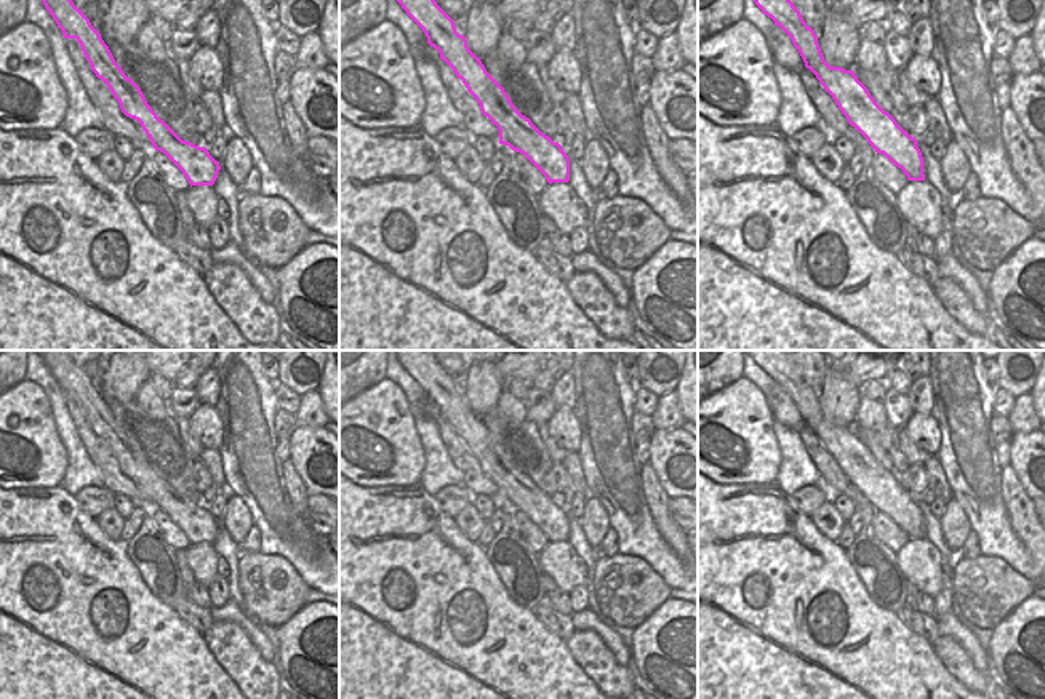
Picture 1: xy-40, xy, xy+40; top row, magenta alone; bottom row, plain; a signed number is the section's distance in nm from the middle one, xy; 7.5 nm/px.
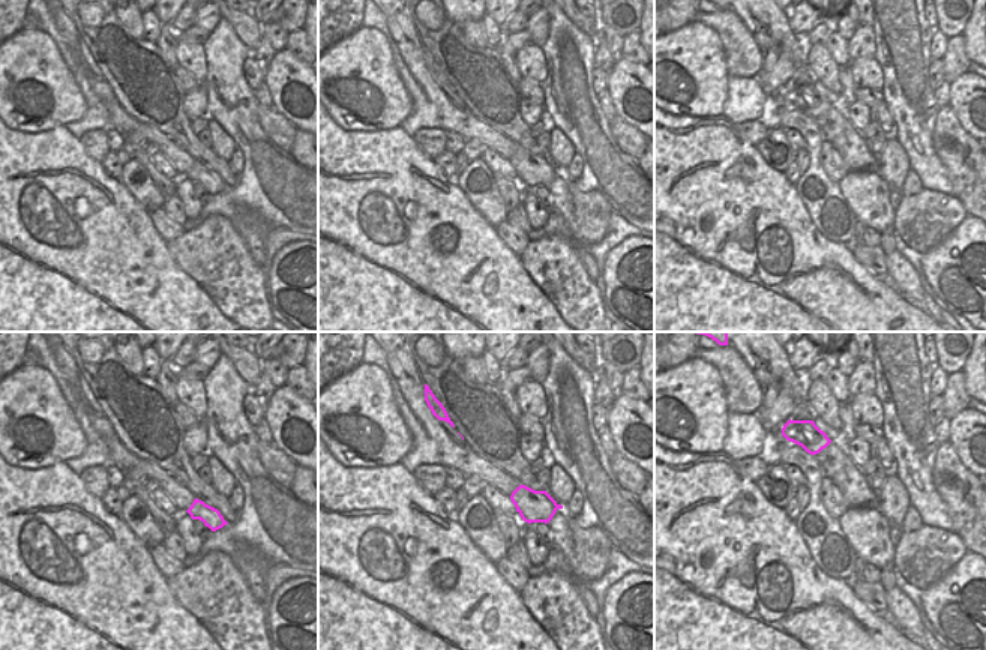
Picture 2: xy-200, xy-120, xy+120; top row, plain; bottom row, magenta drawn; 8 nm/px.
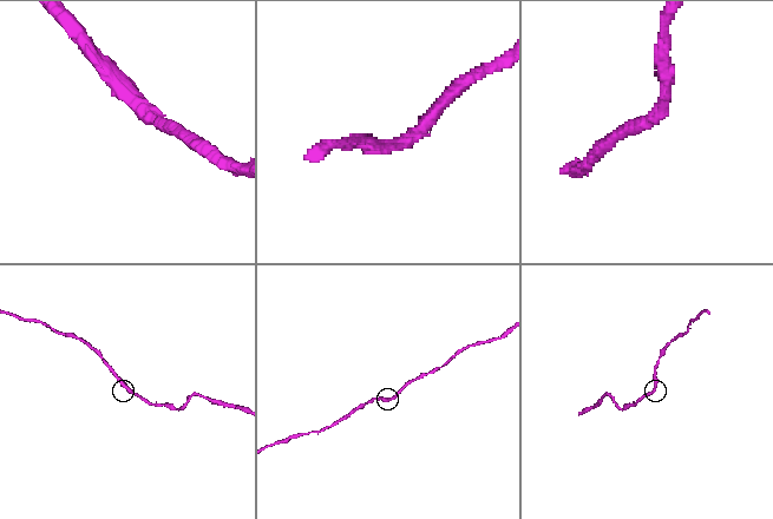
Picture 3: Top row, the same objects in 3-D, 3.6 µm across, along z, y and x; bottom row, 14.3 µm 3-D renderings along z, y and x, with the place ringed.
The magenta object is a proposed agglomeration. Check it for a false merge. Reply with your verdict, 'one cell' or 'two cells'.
one cell

